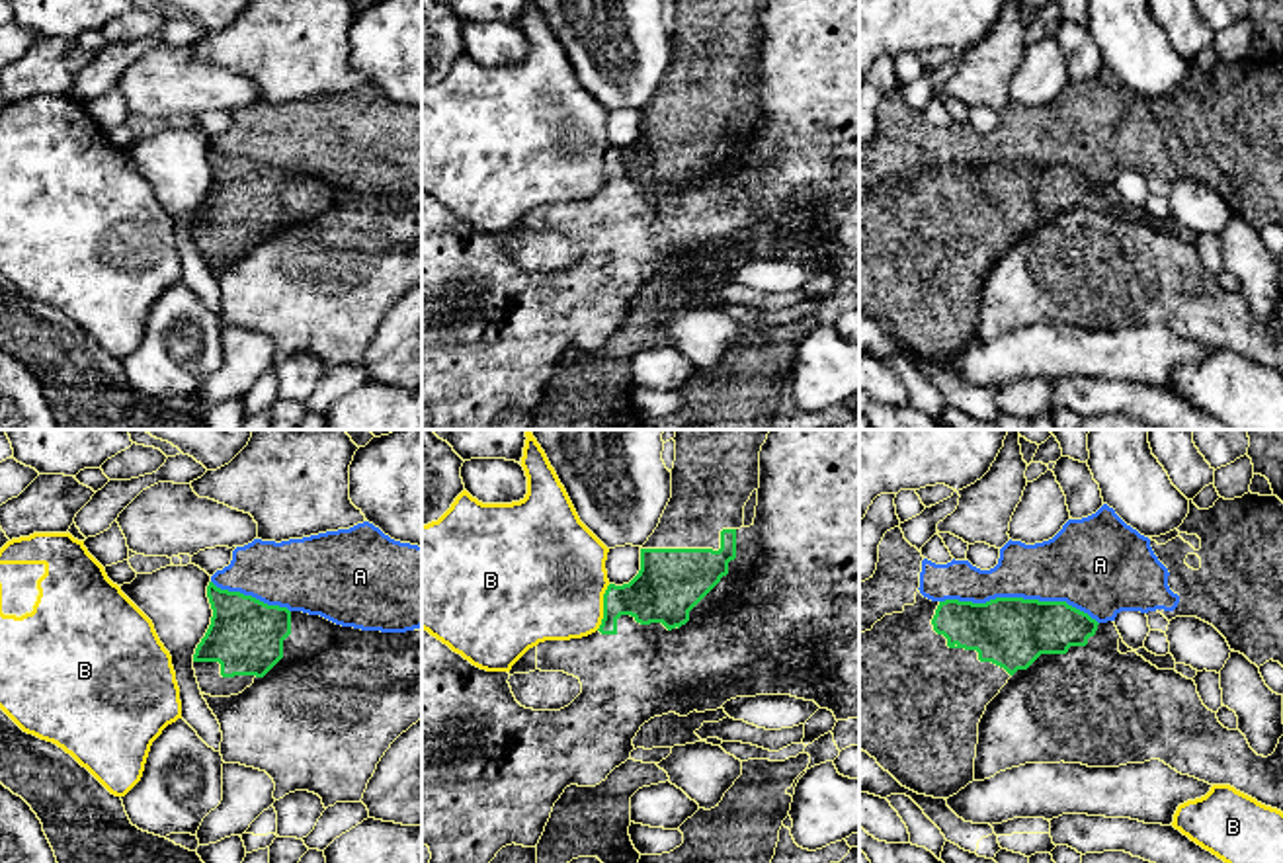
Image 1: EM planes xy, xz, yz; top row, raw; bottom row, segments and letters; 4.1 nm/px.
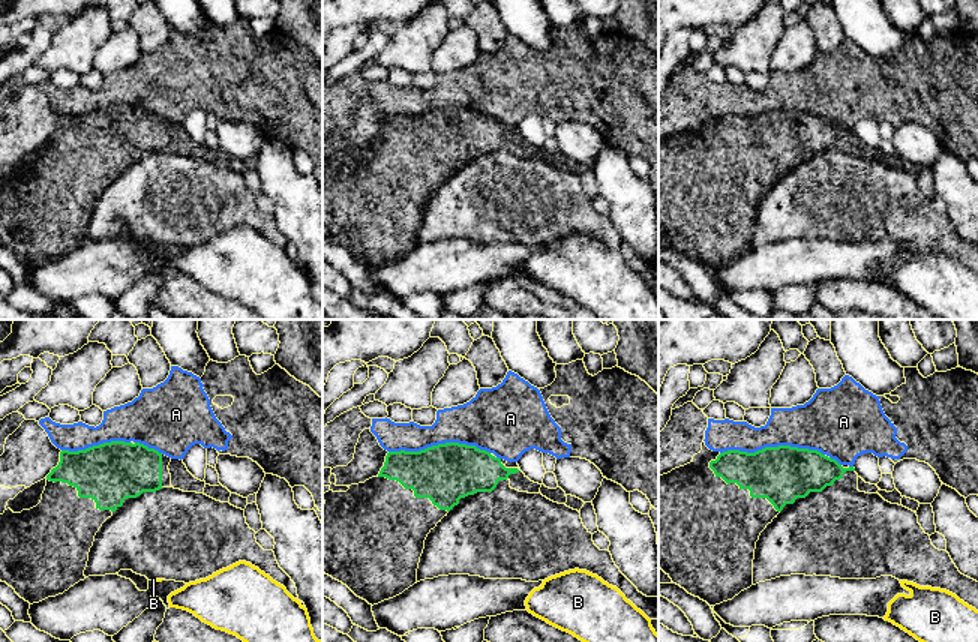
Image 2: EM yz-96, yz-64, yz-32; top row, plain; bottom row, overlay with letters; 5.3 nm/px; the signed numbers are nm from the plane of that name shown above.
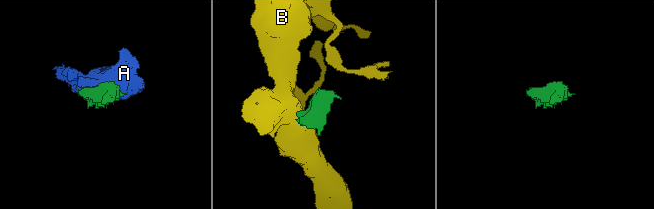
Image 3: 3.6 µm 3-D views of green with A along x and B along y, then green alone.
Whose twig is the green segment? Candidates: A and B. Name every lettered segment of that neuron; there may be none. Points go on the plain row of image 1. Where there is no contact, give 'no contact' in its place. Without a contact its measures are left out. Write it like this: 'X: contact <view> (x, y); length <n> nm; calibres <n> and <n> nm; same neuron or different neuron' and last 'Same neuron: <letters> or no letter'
A: contact yz (1020, 161); length 650 nm; calibres 300 and 280 nm; different neuron
B: contact xz (604, 170); length 200 nm; calibres 260 and 460 nm; different neuron
Same neuron: no letter

